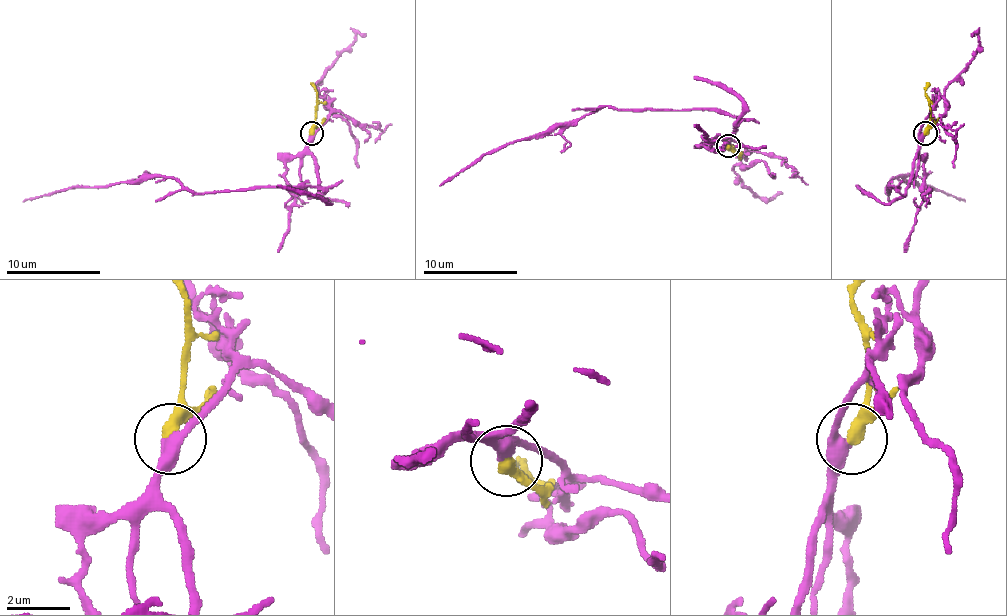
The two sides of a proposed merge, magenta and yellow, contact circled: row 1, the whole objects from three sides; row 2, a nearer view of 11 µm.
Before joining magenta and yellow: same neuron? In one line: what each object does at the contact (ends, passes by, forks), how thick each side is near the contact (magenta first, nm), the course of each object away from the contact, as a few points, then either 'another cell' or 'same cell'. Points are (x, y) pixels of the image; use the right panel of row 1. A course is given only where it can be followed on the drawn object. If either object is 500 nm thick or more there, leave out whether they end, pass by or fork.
magenta passes by; yellow ends; calibres 380 and 440 nm; course magenta (924, 134), (910, 185), (903, 195), (884, 188), (901, 176), (964, 202); course yellow (924, 134), (931, 113), (929, 96), (924, 91), (927, 82); same cell

